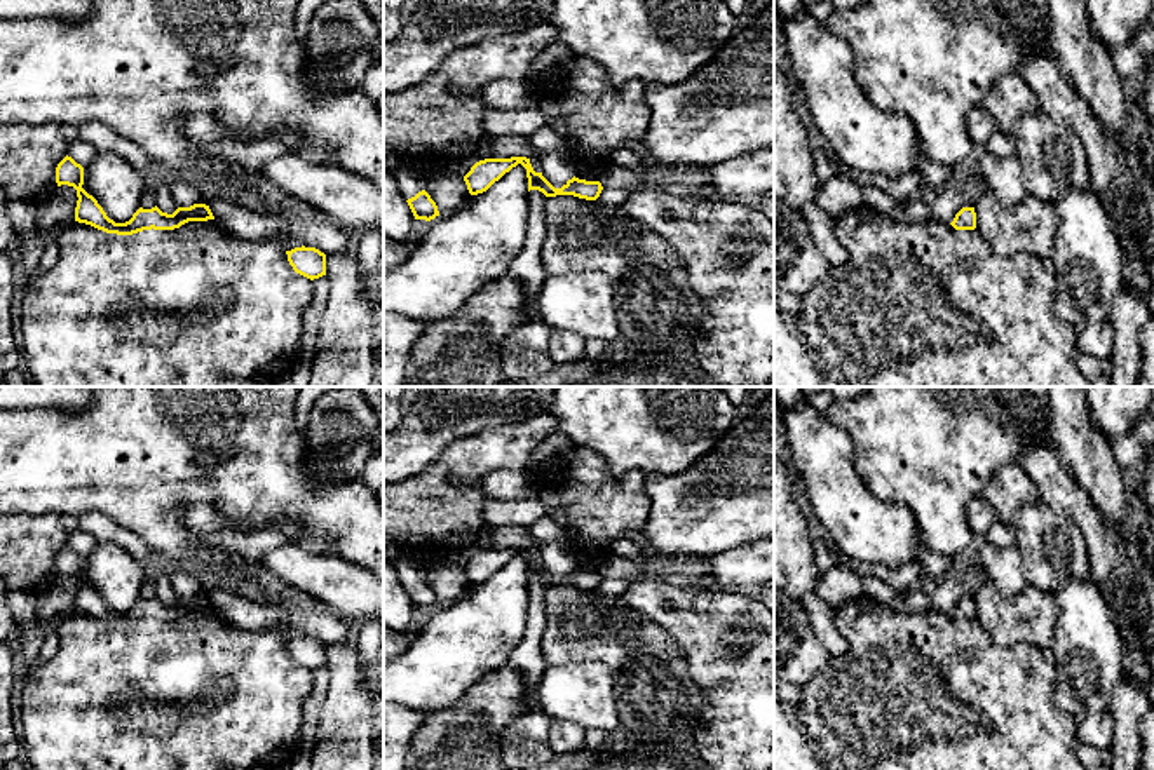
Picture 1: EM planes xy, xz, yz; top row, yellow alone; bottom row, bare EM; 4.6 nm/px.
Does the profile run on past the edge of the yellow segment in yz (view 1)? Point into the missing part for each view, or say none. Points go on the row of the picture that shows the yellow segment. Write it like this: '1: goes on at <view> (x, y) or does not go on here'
1: does not go on here

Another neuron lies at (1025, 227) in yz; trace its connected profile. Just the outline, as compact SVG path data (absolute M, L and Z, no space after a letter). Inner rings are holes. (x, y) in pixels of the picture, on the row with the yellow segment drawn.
M987 188L974 204L976 230L999 256L1030 253L1051 256L1051 237L1056 232L1053 204L1025 195L1022 202L1008 204Z

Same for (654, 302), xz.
M547 197L542 265L547 274L598 270L614 286L619 336L629 348L692 341L708 326L680 253L615 206Z

